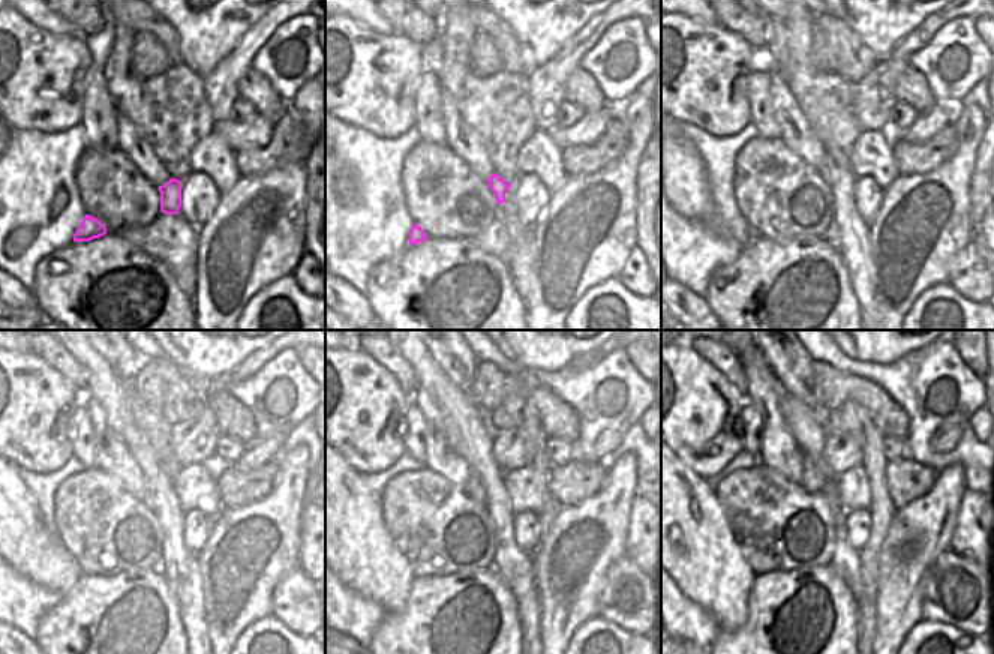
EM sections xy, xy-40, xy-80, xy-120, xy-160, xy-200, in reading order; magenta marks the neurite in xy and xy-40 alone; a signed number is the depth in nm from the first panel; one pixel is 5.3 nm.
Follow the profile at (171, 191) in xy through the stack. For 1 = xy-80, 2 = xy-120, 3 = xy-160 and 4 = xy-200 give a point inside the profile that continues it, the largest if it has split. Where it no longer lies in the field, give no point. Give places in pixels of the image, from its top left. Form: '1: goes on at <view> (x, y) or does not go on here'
1: goes on at xy-80 (823, 171)
2: goes on at xy-120 (146, 498)
3: goes on at xy-160 (476, 488)
4: goes on at xy-200 (813, 477)

